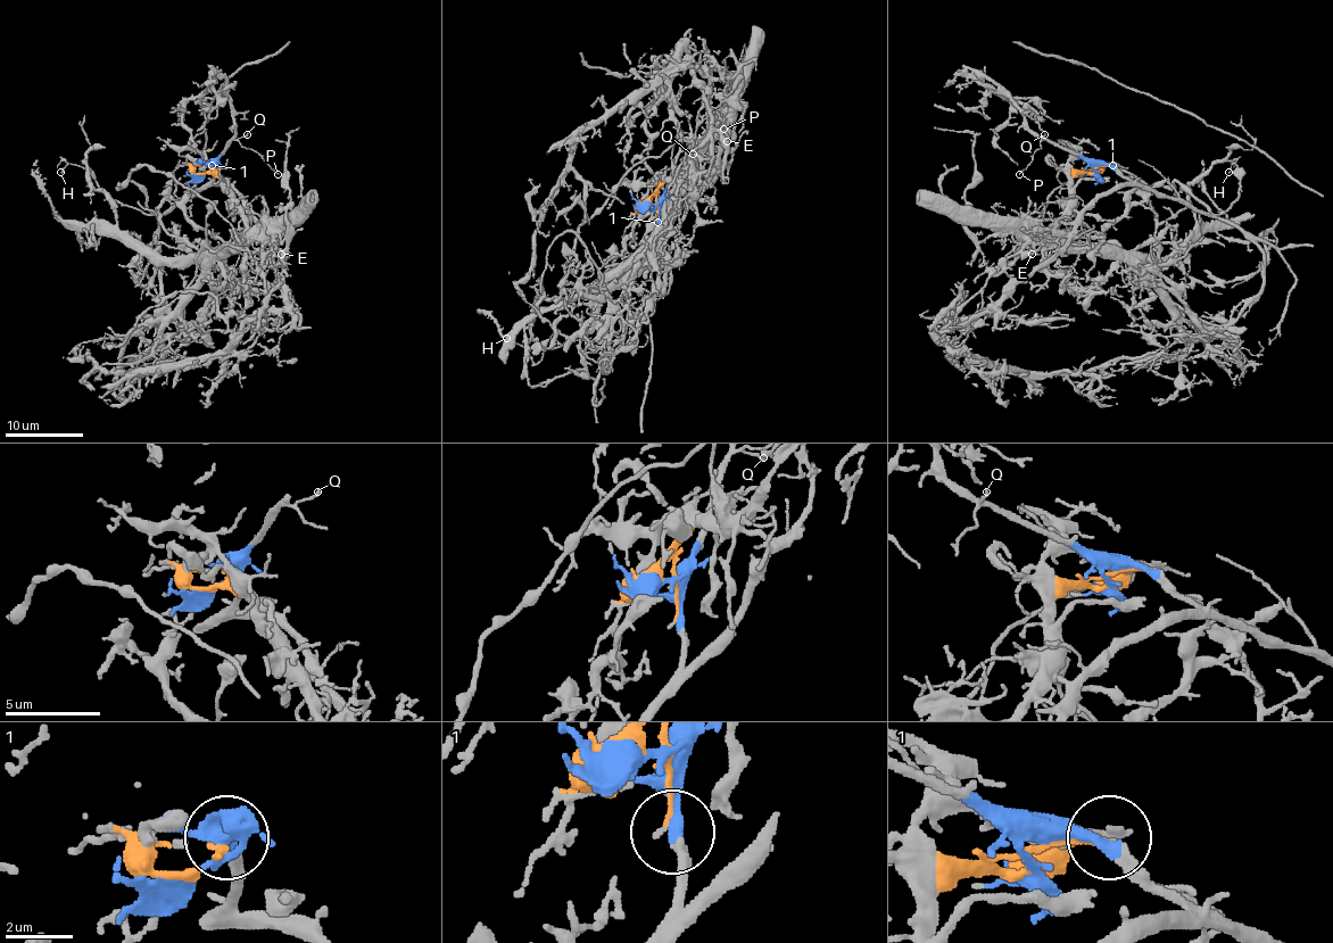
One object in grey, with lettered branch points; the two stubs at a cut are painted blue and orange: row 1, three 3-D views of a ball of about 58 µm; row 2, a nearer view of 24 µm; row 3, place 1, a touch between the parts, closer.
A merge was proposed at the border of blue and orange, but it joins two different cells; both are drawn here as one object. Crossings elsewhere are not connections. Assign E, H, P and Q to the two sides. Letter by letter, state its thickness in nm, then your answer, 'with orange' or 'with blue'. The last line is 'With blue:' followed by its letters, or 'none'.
E: calibre 190 nm; with orange
H: calibre 120 nm; with blue
P: calibre 120 nm; with blue
Q: calibre 130 nm; with blue
With blue: H, P, Q

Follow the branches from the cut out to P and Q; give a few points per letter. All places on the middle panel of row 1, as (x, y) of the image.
P: (652, 205), (660, 200), (668, 187), (673, 163), (681, 151), (711, 142), (725, 129)
Q: (652, 205), (660, 200), (668, 187), (679, 154), (693, 154)

